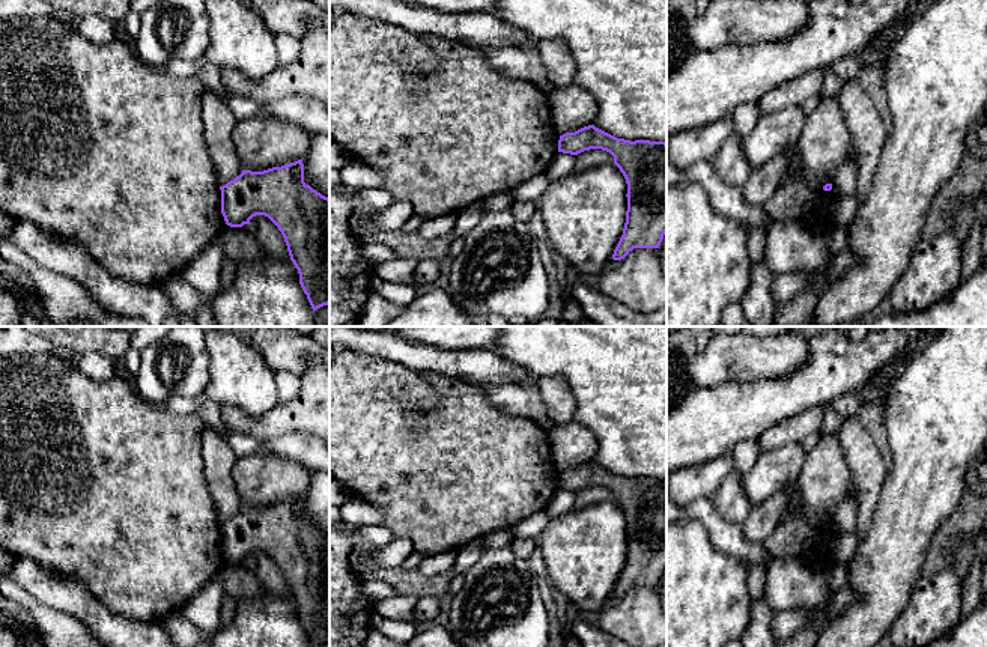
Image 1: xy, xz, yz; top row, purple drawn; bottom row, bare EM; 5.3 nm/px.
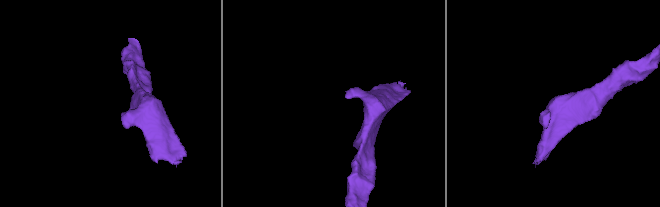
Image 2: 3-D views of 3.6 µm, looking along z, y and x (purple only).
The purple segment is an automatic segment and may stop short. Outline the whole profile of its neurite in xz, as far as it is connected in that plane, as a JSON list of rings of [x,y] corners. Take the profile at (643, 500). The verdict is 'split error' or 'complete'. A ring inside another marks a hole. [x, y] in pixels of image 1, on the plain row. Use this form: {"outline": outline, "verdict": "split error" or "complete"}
{"outline": [[[594,462],[560,472],[558,489],[578,492],[590,486],[609,489],[627,521],[626,560],[612,596],[621,597],[633,585],[659,585],[667,570],[667,480],[617,475]]], "verdict": "complete"}

